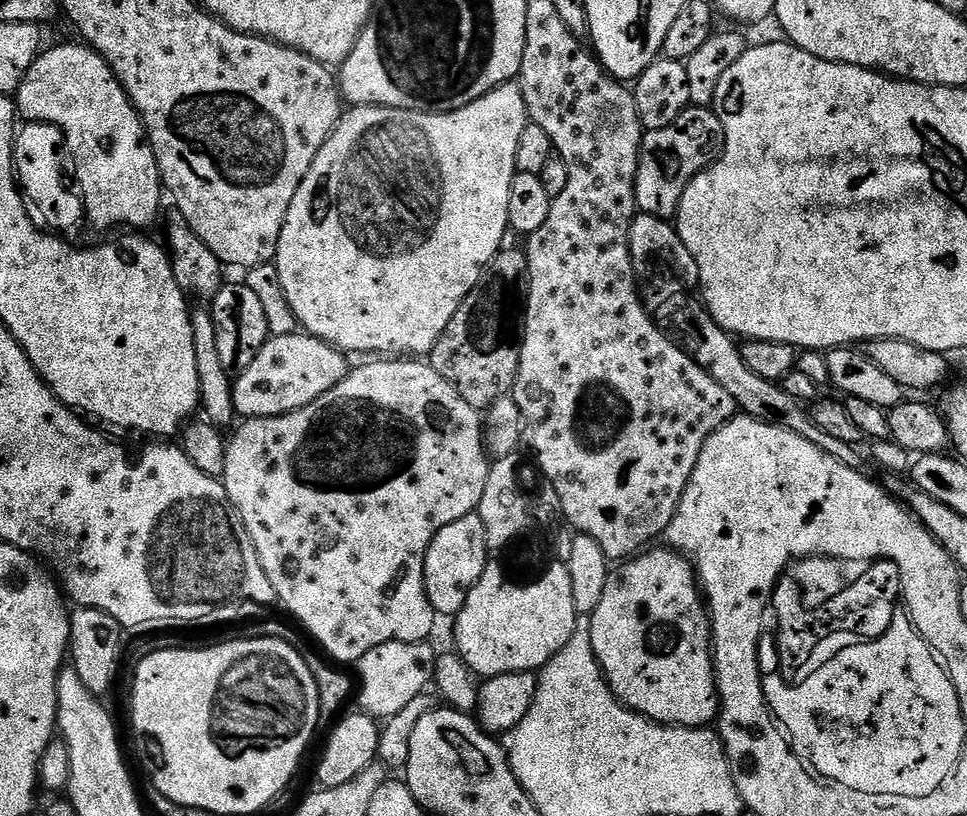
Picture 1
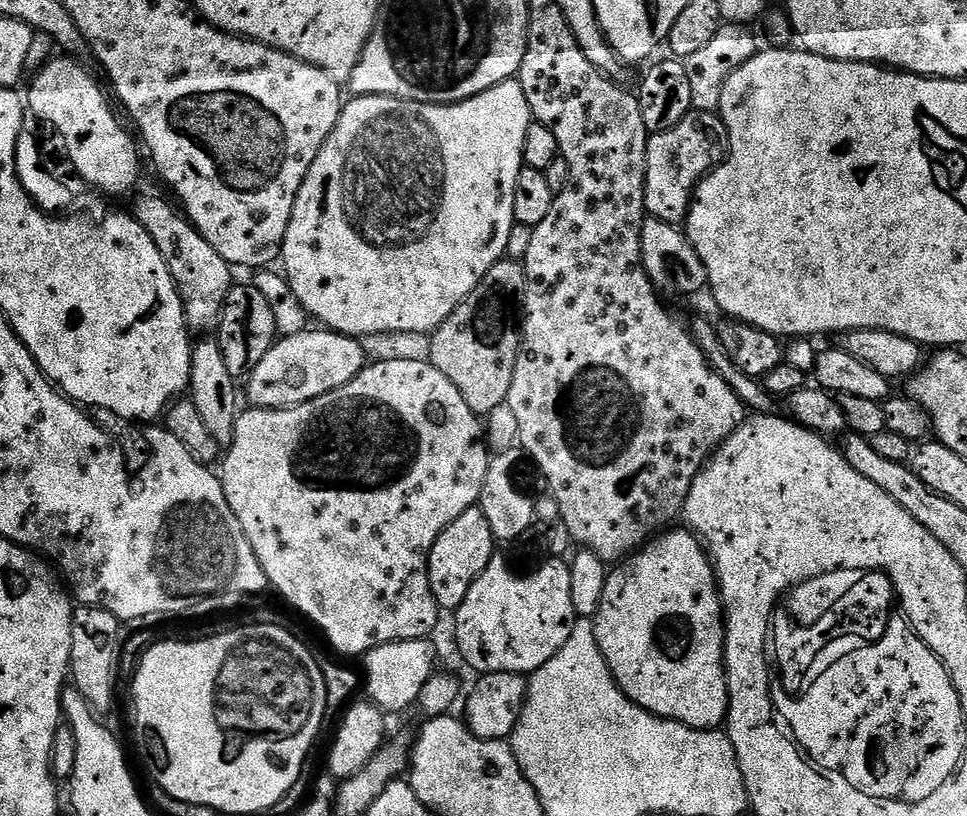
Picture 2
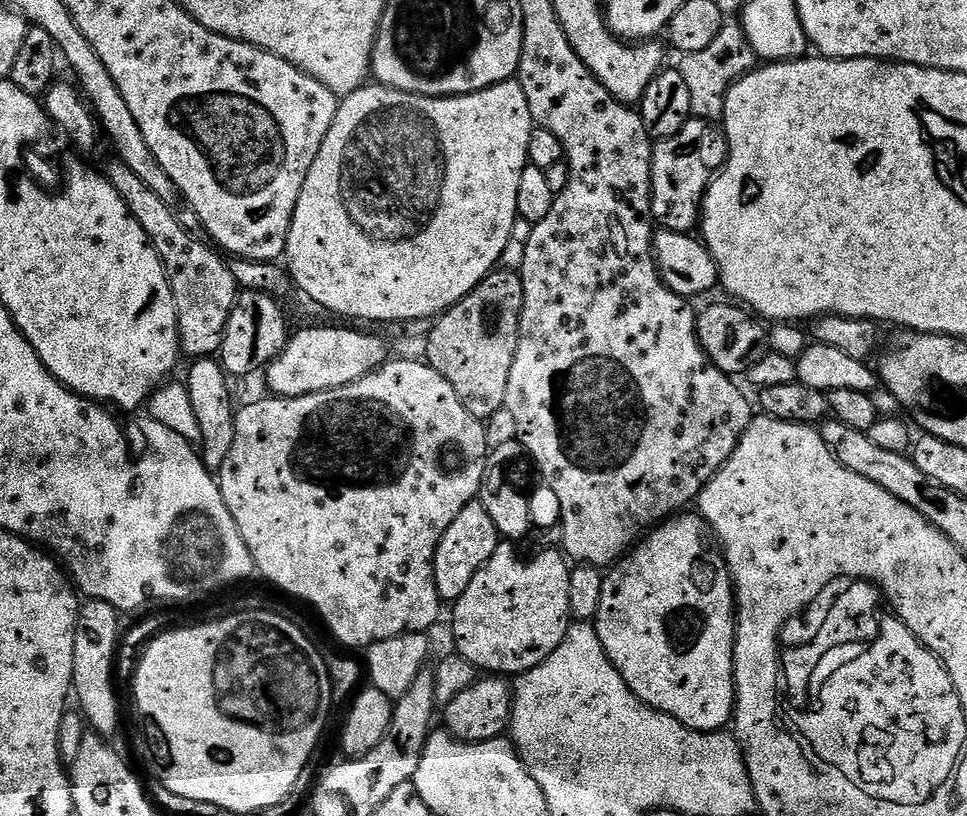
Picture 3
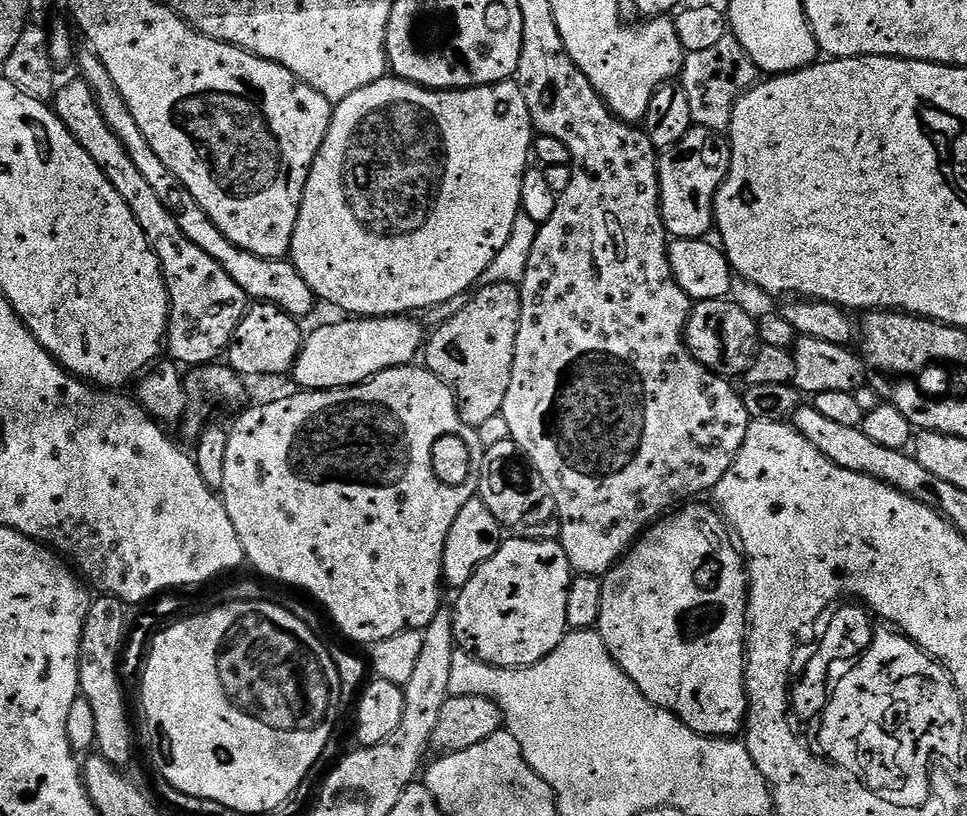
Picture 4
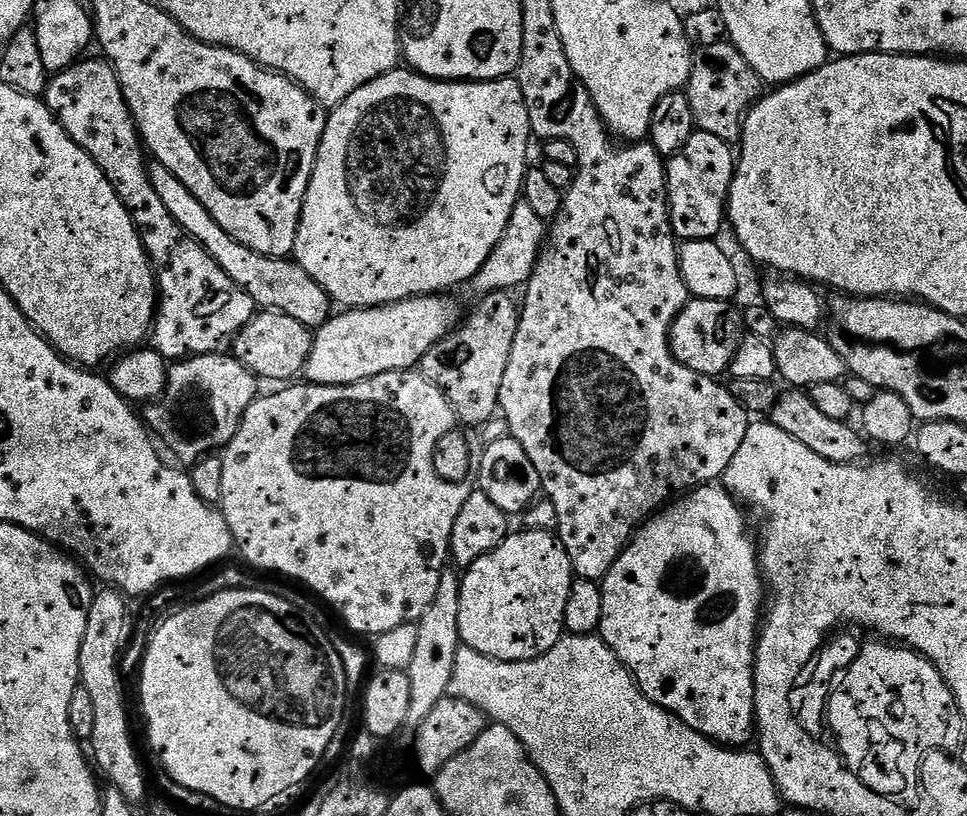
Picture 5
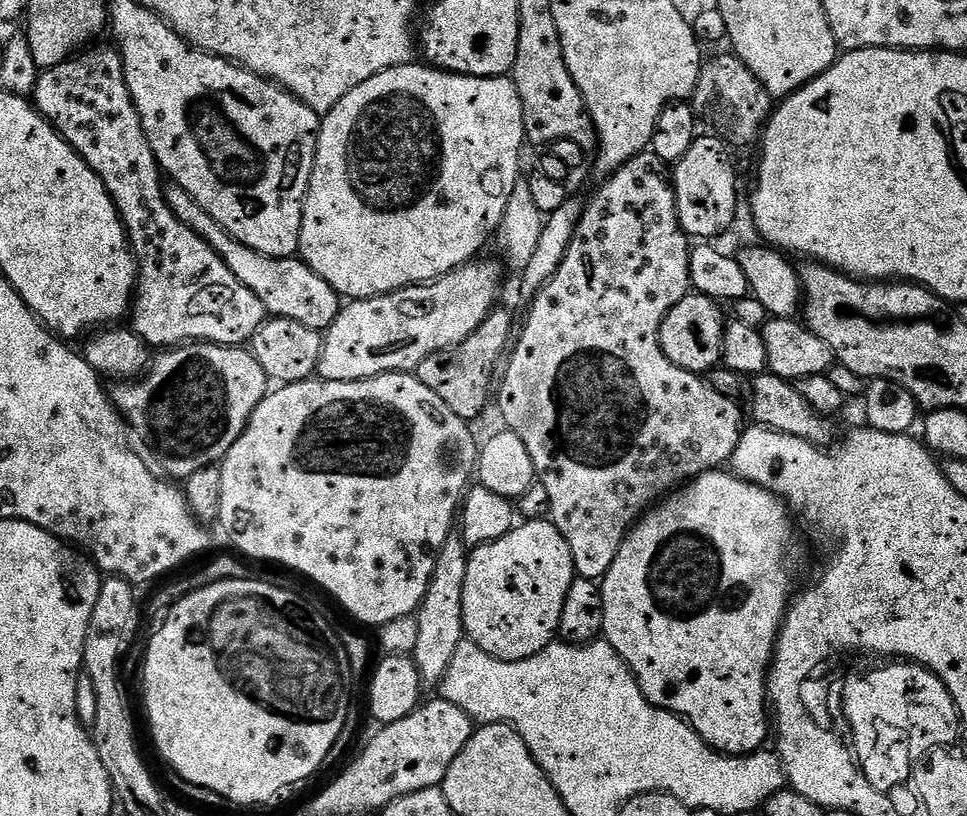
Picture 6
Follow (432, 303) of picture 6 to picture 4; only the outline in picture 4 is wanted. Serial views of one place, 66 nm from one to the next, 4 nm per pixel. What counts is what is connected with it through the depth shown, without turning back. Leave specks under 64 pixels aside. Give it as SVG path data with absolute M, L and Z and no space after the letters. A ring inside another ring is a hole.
M411 315L340 318L337 324L324 324L304 337L290 376L304 390L351 388L372 379L380 372L402 368L421 355L426 332L420 329L419 319Z

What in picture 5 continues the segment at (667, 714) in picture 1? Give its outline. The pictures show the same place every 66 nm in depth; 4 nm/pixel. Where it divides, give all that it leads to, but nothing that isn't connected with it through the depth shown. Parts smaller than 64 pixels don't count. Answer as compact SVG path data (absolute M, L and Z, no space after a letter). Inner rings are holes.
M715 483L702 488L694 488L681 495L675 502L669 503L659 512L648 517L636 530L636 535L628 541L624 553L610 566L600 584L602 594L602 622L598 629L601 640L605 640L614 650L614 654L628 668L628 673L635 678L636 684L644 696L650 698L659 708L672 712L686 726L700 732L708 740L715 740L721 746L744 746L748 739L753 739L756 722L756 691L754 690L754 670L756 669L756 641L762 627L762 613L766 608L766 581L760 567L757 541L752 541L748 533L748 520L744 517L745 509L735 496L723 486Z

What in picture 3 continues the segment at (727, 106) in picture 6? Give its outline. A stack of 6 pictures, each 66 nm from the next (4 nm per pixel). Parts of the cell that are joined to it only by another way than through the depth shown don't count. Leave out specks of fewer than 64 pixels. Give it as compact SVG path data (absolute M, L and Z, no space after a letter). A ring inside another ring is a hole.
M732 22L725 23L718 32L713 45L696 54L683 55L678 71L685 79L690 95L691 112L695 119L719 121L724 114L725 94L730 84L736 83L758 64L758 57L745 36L743 27Z

